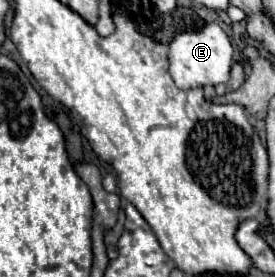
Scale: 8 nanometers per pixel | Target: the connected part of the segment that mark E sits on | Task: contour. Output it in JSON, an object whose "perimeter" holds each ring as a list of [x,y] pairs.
{"perimeter":[[[205,22],[199,28],[175,34],[169,44],[169,72],[177,88],[195,86],[215,86],[229,80],[229,70],[233,64],[233,46],[229,36],[217,22]]]}

